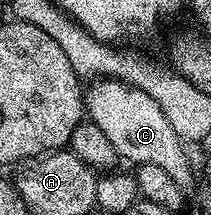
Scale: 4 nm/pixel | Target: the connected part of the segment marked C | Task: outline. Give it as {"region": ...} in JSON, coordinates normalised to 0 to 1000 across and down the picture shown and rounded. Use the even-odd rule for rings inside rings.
{"region":[[[460,367],[427,395],[441,400],[427,414],[417,400],[398,419],[403,526],[417,558],[441,563],[450,591],[469,591],[469,609],[488,609],[488,628],[507,628],[526,684],[545,684],[559,735],[578,753],[630,749],[635,772],[773,777],[773,795],[791,795],[791,814],[810,814],[810,833],[829,833],[829,851],[848,851],[863,870],[896,870],[915,842],[915,805],[896,791],[896,730],[877,716],[882,679],[858,642],[829,628],[829,591],[810,591],[810,572],[791,572],[791,535],[773,535],[773,498],[754,498],[754,479],[735,460],[716,460],[716,442],[697,442],[673,414],[649,414],[630,395],[607,395],[597,377]]]}

